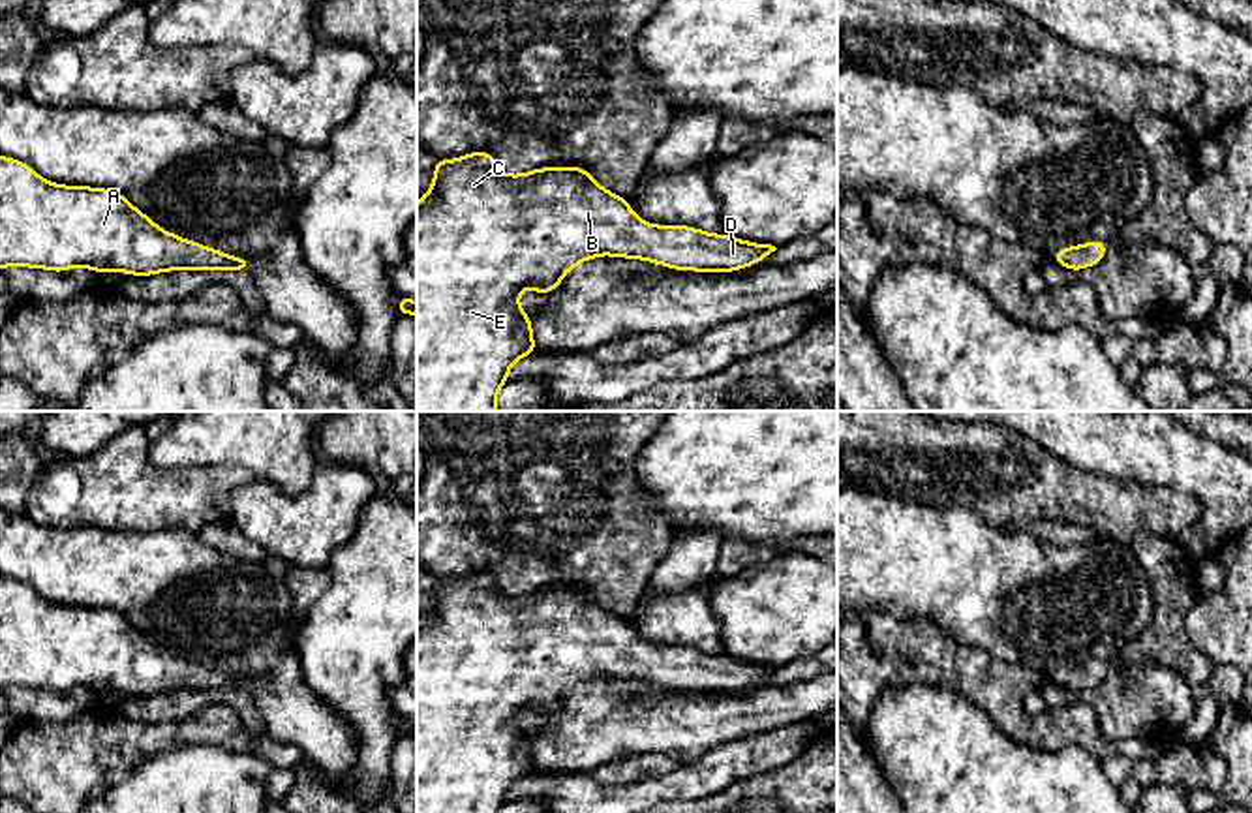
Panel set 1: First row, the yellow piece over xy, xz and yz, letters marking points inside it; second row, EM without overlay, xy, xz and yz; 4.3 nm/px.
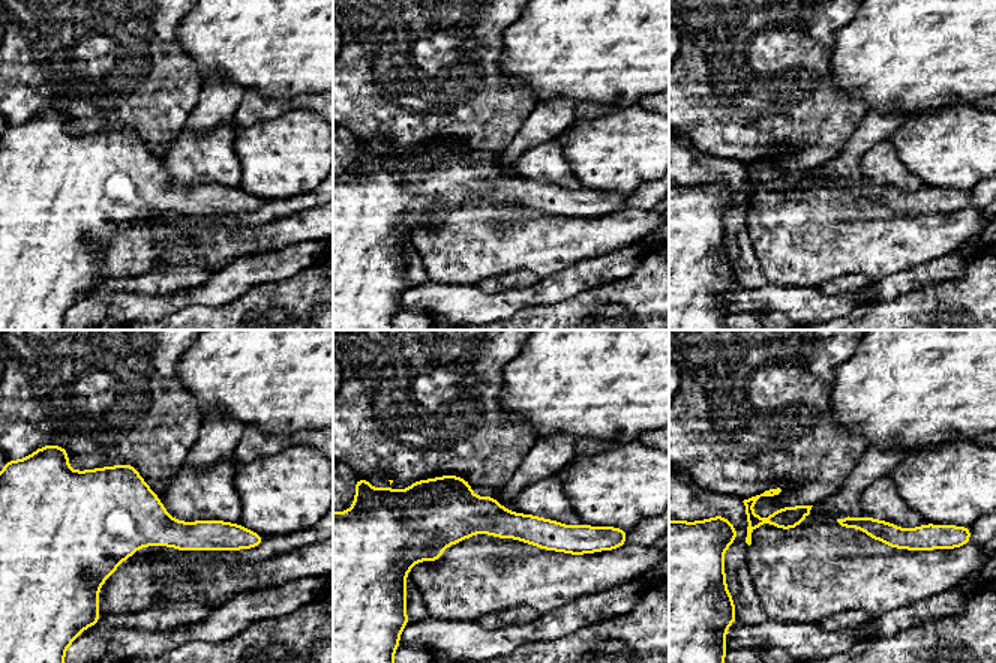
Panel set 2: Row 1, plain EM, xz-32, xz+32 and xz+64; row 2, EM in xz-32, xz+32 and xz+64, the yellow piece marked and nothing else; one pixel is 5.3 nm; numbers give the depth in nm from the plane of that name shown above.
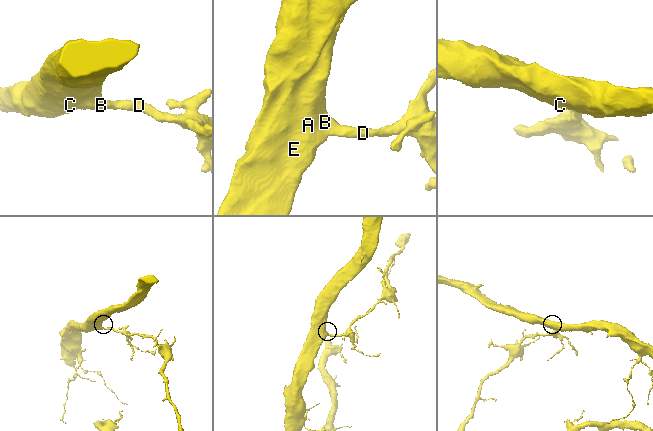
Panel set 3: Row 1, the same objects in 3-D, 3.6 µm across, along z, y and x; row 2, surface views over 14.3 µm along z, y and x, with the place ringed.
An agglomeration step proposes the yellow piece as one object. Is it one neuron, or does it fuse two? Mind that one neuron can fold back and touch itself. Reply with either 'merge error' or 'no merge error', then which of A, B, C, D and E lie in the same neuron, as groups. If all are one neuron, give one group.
no merge error | A B C D E

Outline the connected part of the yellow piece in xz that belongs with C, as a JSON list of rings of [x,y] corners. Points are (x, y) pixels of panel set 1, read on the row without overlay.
[[[488,571],[435,580],[434,605],[417,625],[417,813],[497,813],[509,789],[531,774],[531,738],[520,729],[524,708],[548,715],[582,682],[599,676],[631,678],[674,691],[734,693],[764,682],[777,668],[689,646],[642,642],[623,616],[604,610],[584,588],[541,588],[505,595]]]

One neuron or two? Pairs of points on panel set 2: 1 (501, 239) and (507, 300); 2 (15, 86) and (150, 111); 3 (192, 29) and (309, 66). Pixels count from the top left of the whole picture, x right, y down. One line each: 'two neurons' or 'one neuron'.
1: two neurons
2: one neuron
3: one neuron

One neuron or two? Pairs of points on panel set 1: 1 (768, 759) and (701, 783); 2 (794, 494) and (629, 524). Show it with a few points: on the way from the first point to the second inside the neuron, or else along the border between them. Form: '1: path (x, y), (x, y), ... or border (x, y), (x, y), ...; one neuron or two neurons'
1: path (751, 759), (736, 759), (717, 768); one neuron
2: border (642, 479), (646, 502), (661, 511), (674, 534); two neurons

